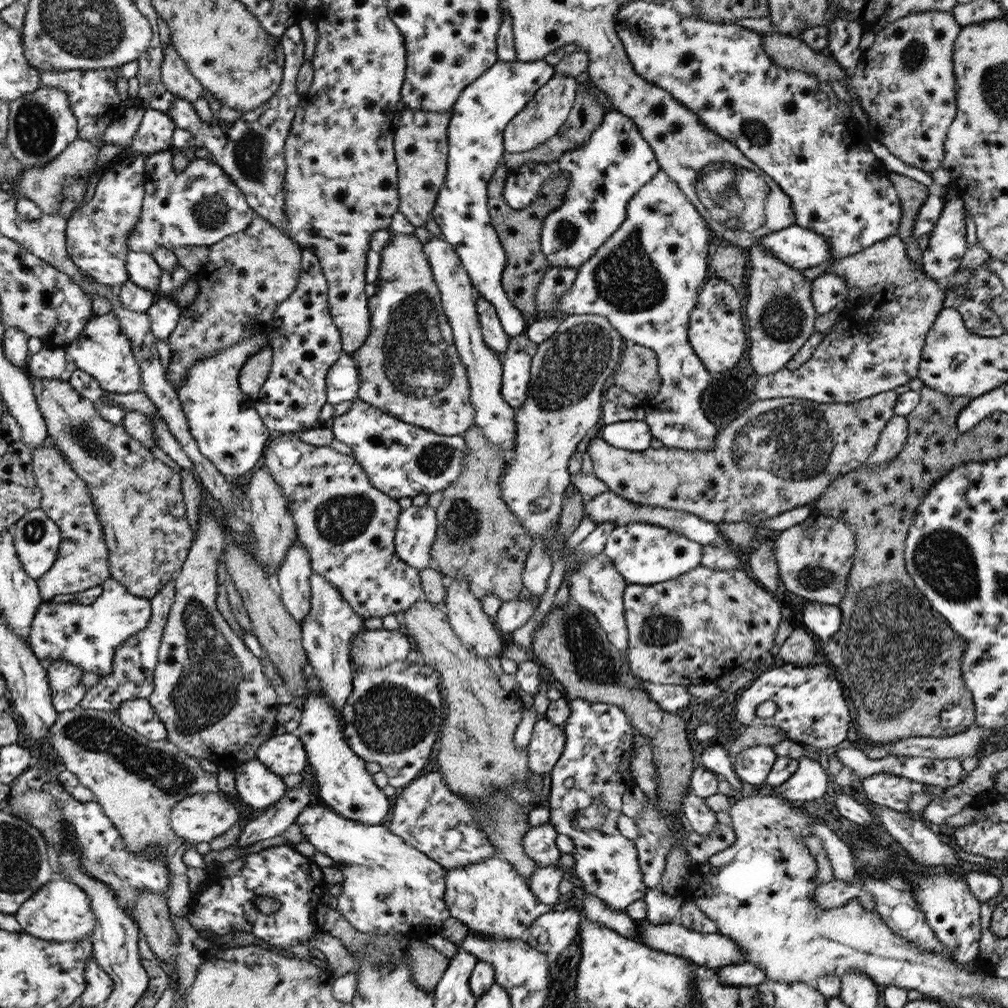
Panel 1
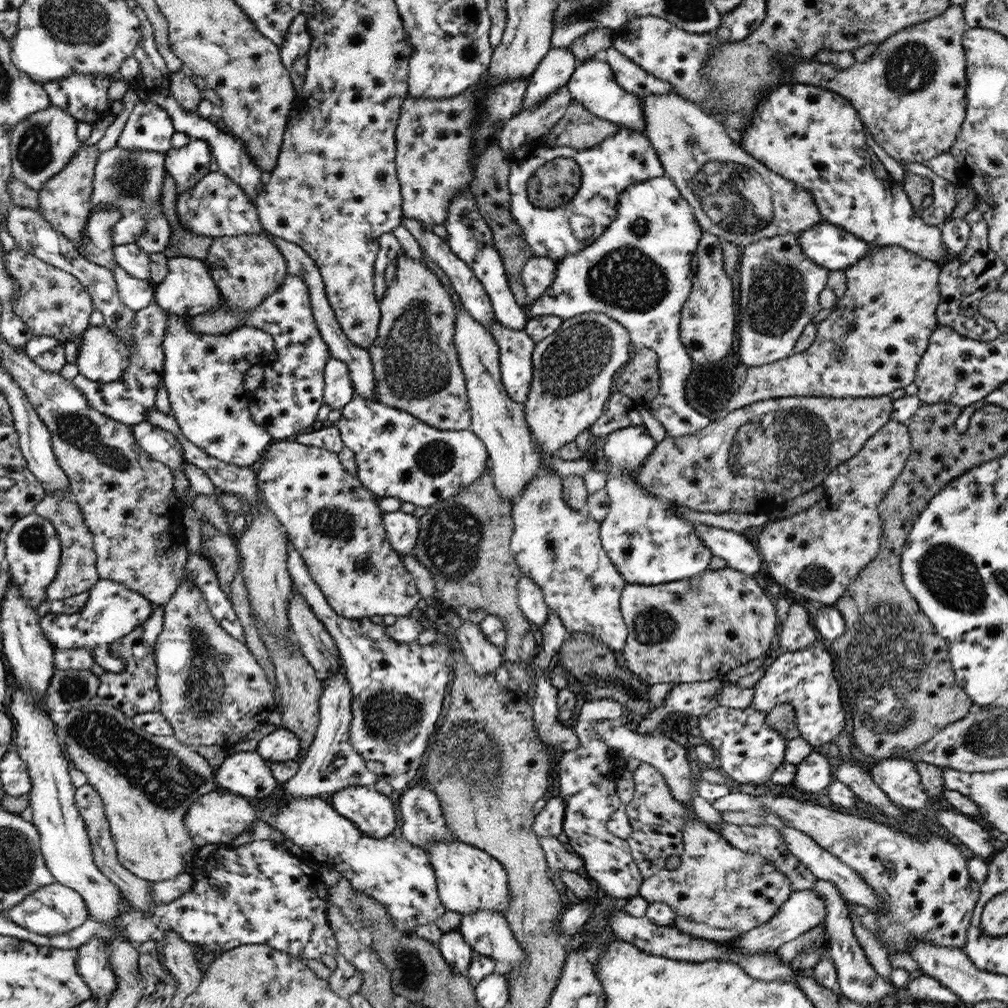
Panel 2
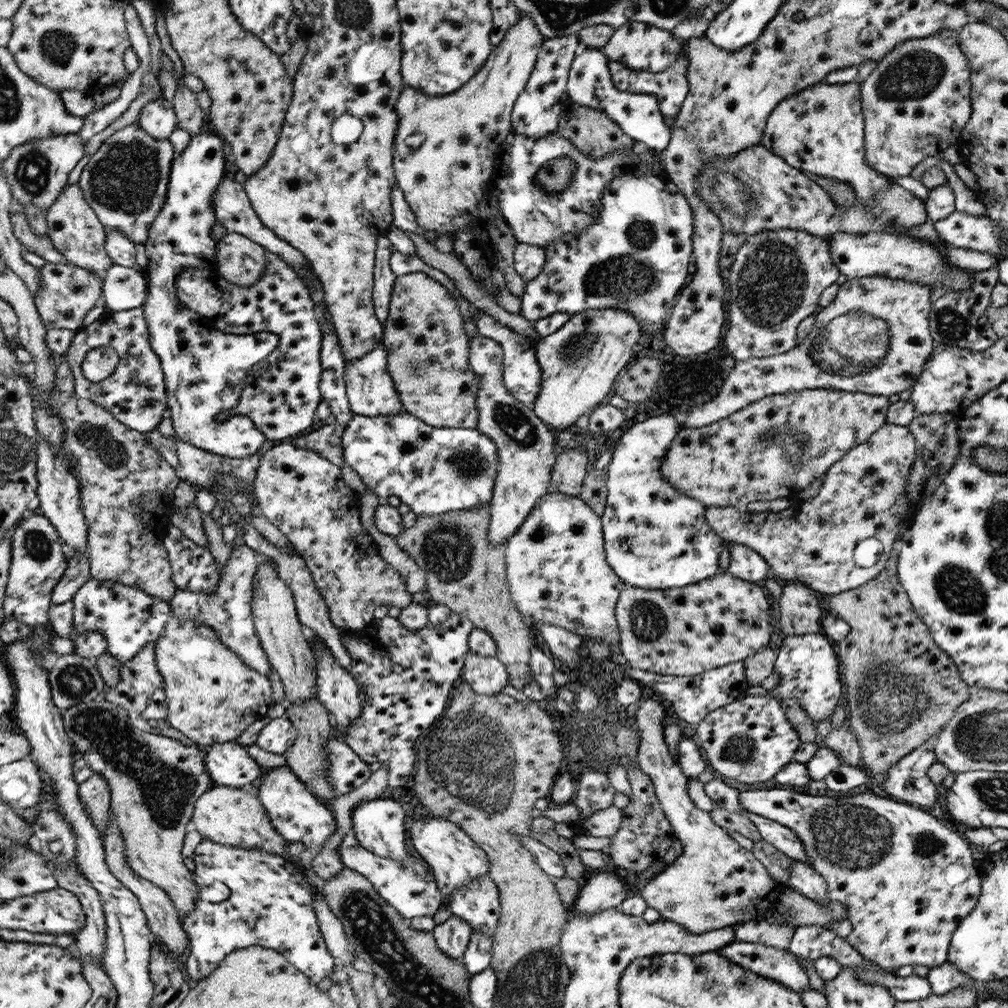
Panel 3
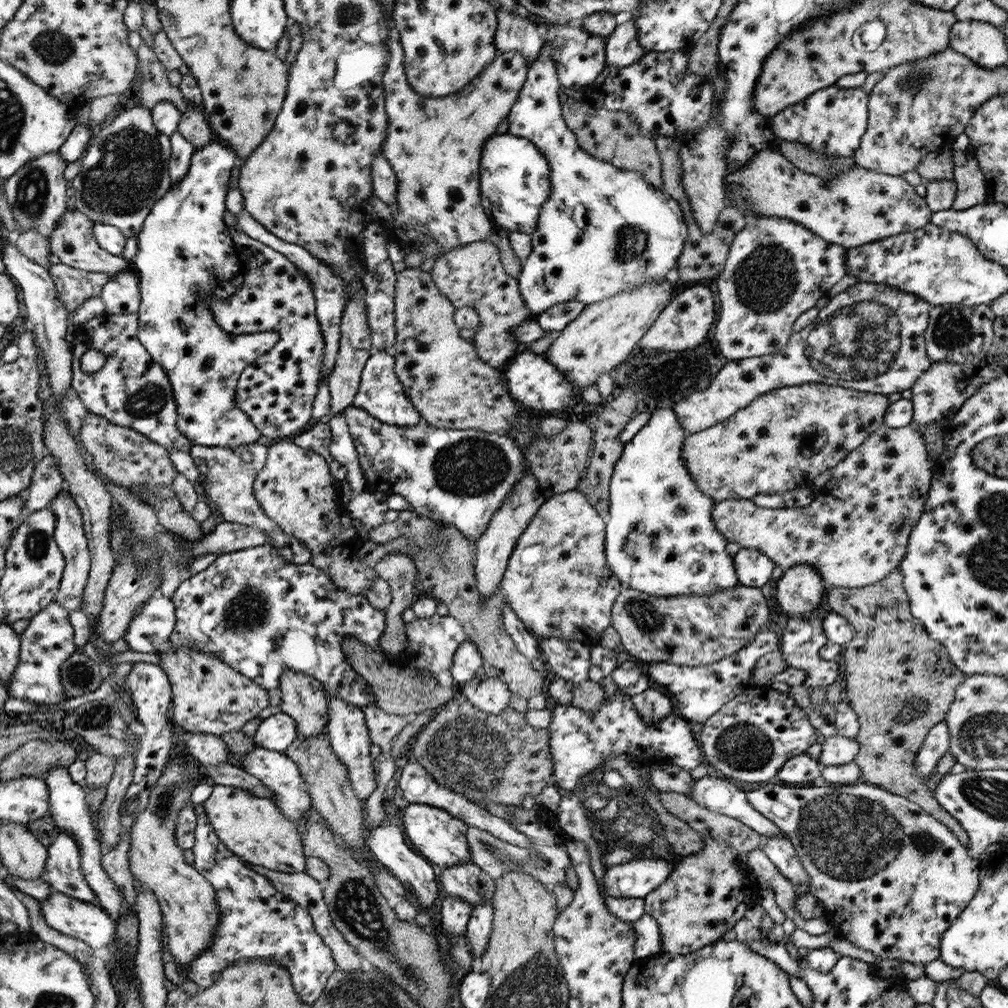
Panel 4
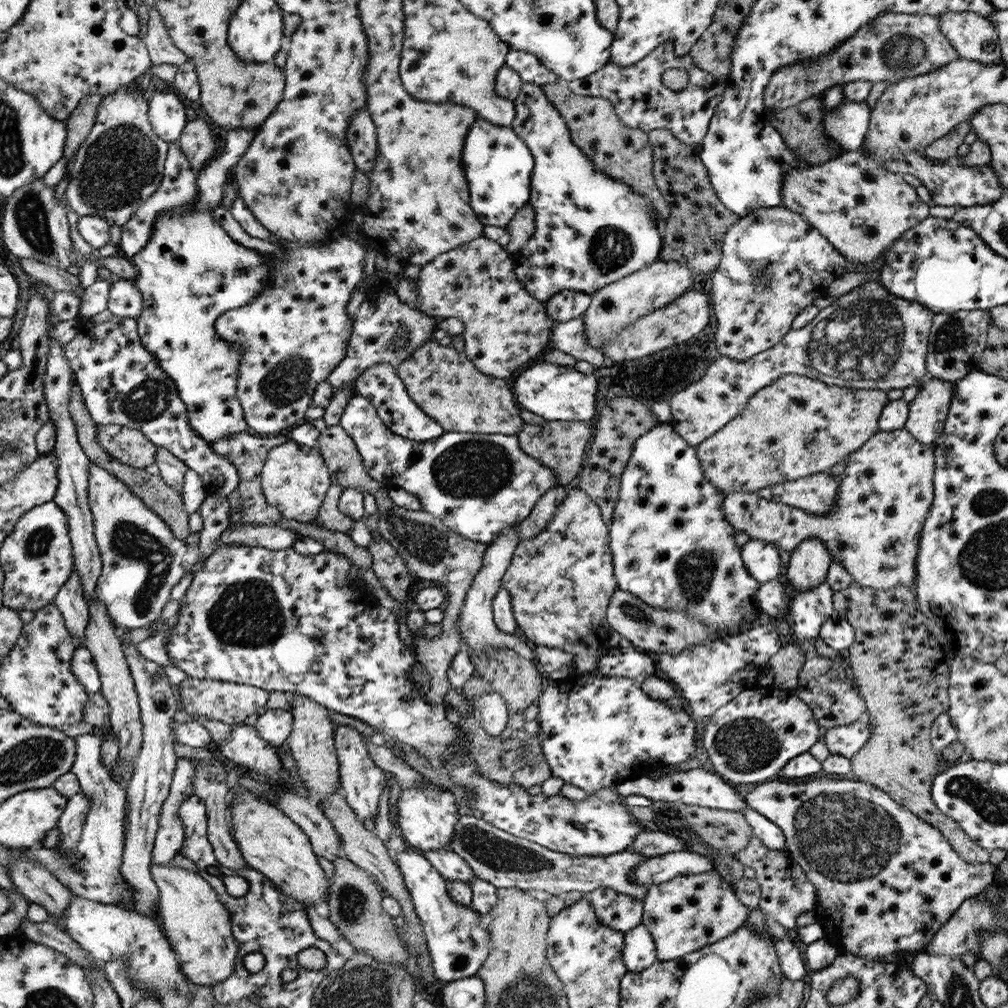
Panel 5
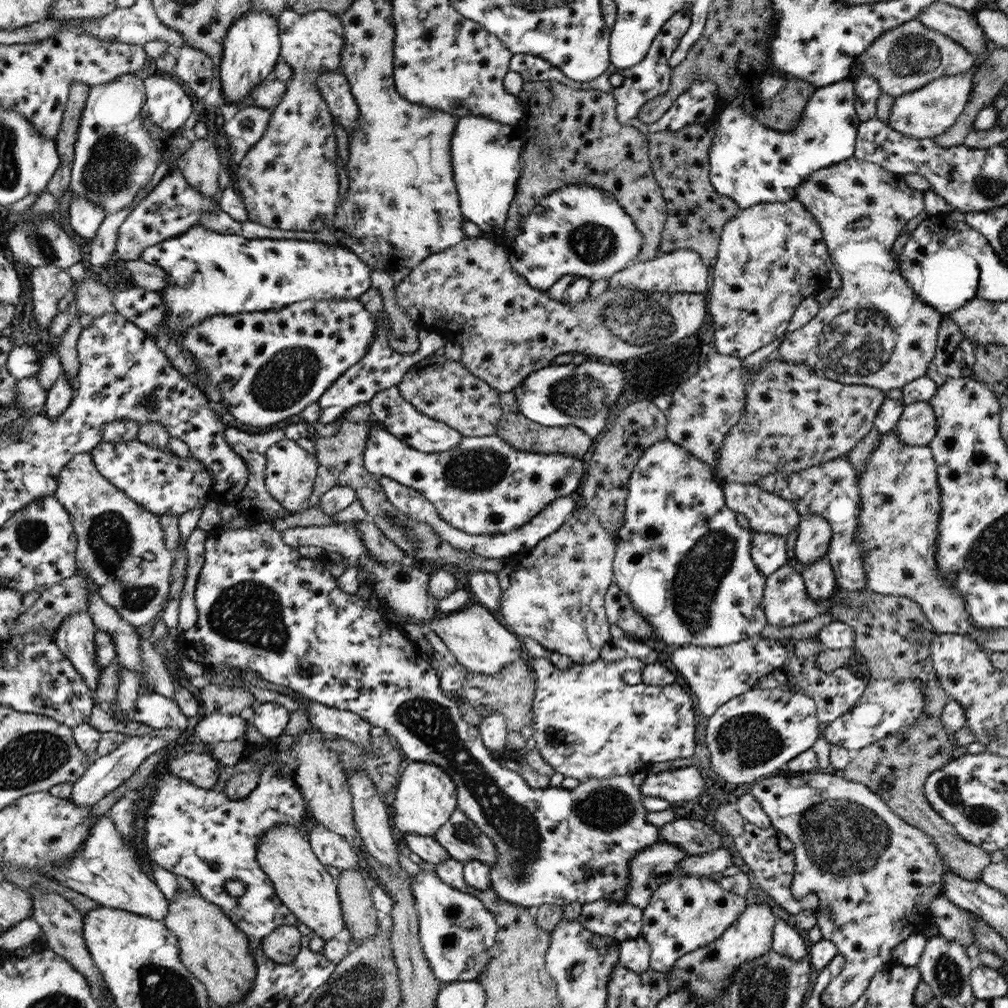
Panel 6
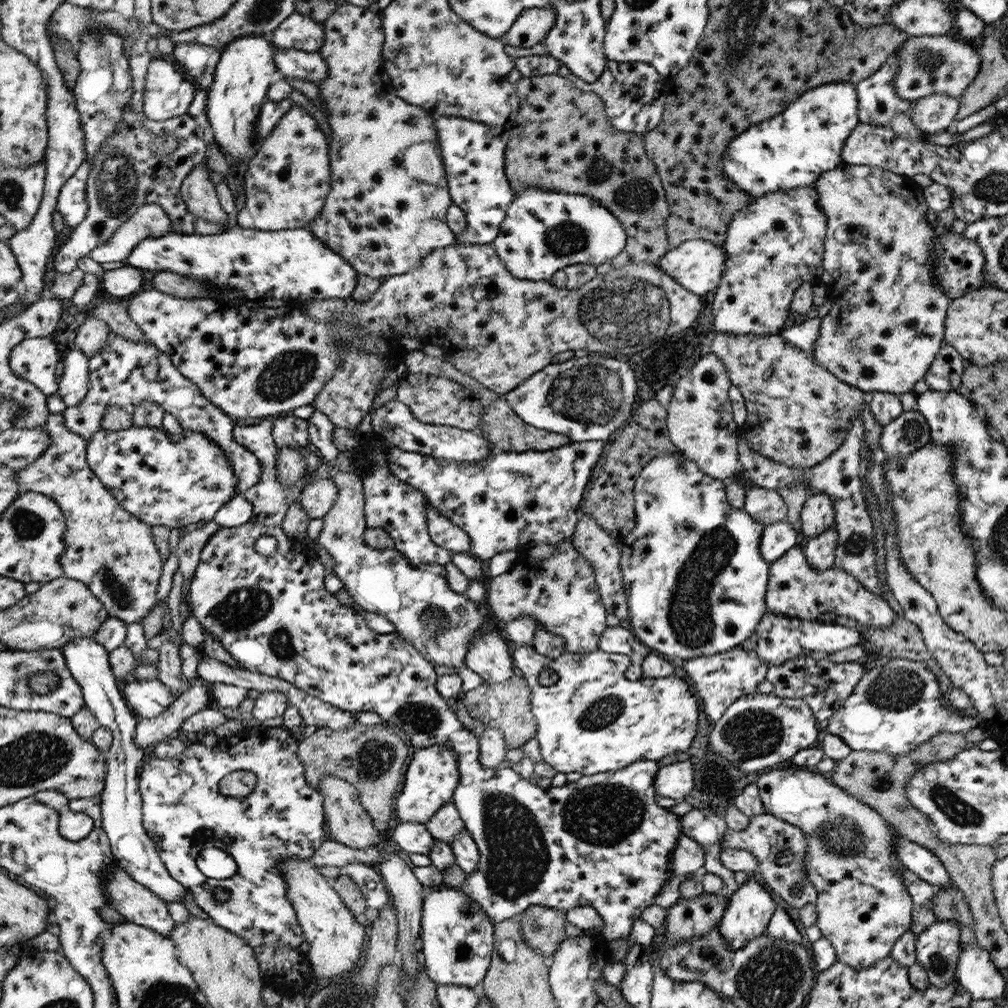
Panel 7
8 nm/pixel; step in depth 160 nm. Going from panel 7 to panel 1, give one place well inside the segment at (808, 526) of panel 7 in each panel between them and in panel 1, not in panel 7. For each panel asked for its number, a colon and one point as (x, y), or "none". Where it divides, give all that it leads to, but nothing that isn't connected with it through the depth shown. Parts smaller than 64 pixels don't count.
1: (800, 648)
2: (798, 632)
3: (800, 613)
4: (800, 590)
5: (809, 562)
6: (814, 534)

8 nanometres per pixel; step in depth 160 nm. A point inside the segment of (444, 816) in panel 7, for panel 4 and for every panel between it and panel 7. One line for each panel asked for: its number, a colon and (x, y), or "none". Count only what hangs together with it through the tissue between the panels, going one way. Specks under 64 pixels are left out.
4: (548, 863)
5: (506, 860)
6: (463, 839)

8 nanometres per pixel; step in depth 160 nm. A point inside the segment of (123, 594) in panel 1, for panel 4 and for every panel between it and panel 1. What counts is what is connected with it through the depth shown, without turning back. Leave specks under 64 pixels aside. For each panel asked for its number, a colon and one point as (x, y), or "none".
2: (112, 611)
3: (130, 619)
4: (152, 627)

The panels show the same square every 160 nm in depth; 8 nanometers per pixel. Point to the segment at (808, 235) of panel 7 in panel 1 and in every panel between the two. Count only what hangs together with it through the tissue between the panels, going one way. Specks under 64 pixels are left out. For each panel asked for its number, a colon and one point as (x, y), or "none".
1: (781, 316)
2: (779, 285)
3: (776, 279)
4: (776, 270)
5: (774, 264)
6: (771, 256)

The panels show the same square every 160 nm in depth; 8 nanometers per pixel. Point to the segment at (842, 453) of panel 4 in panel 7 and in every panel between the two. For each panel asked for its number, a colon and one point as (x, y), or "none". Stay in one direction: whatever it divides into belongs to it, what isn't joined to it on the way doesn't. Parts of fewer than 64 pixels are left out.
5: (796, 427)
6: (795, 418)
7: (798, 413)

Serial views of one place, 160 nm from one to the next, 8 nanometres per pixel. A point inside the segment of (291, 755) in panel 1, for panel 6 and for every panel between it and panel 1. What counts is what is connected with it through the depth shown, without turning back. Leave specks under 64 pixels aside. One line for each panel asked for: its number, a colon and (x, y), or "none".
2: (282, 745)
3: (279, 735)
4: (279, 731)
5: (275, 726)
6: (271, 719)

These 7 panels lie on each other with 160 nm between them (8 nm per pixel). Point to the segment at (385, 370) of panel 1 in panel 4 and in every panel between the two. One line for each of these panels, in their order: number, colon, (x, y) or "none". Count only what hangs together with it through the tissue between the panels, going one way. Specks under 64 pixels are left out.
2: (417, 369)
3: (424, 337)
4: (443, 375)

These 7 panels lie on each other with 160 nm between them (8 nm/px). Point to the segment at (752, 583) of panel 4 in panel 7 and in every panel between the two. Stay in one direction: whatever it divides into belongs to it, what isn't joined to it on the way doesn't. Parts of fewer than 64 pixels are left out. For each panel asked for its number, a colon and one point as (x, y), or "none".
5: (762, 561)
6: (768, 551)
7: (778, 538)

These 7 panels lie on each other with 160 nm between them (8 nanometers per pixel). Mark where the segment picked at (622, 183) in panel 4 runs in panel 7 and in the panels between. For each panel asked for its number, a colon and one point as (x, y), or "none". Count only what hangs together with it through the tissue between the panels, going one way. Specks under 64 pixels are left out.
5: (591, 230)
6: (578, 229)
7: (544, 231)

